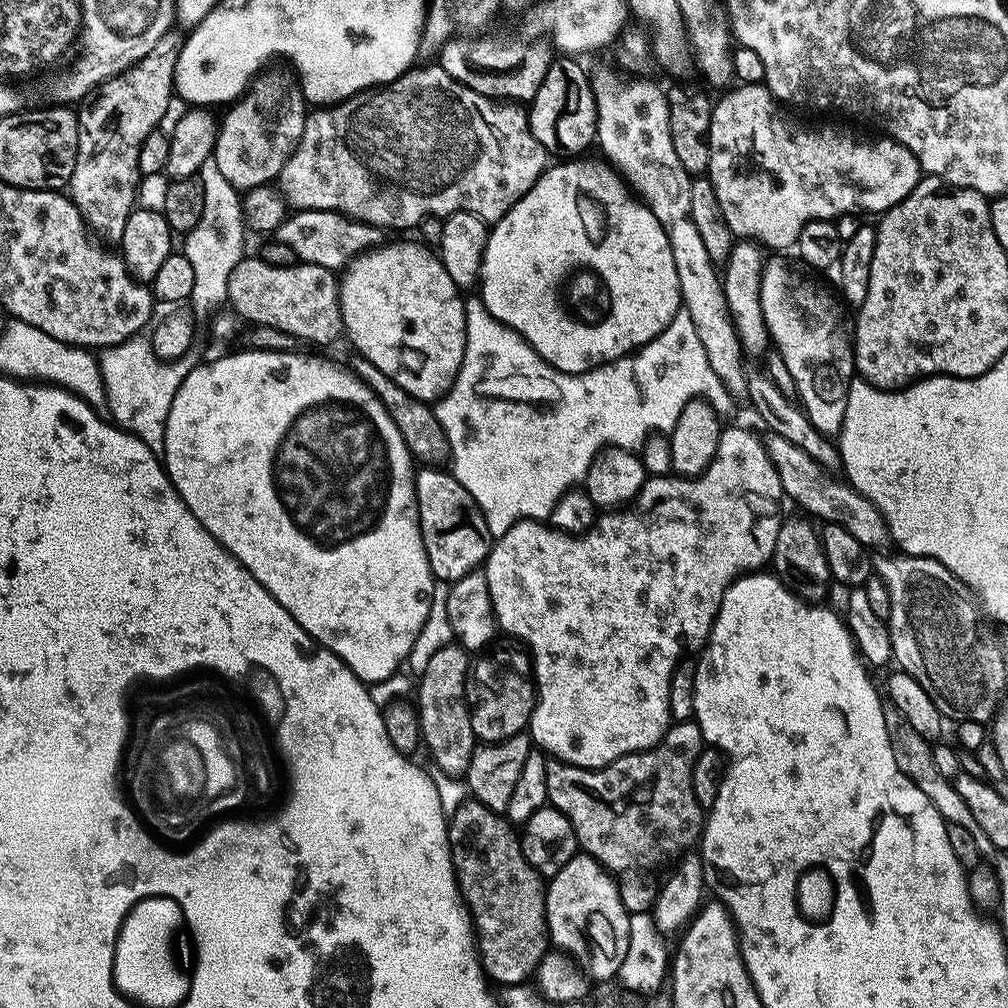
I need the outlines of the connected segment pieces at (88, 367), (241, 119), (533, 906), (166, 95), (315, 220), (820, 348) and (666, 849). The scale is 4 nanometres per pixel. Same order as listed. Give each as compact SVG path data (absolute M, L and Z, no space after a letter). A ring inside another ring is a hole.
M13 319L12 323L12 372L11 375L21 382L47 382L52 386L59 386L69 392L76 393L81 400L85 400L91 408L95 408L99 416L109 415L104 379L100 373L100 361L89 349L77 348L63 344L58 338L50 338L38 326L30 326L26 322Z
M259 73L244 95L225 111L227 114L219 123L219 132L212 155L222 176L238 190L247 190L265 184L264 164L260 164L260 136L264 136L264 124L260 124L260 116L268 116L268 112L260 112L260 108L268 108L268 104L260 100L260 88L264 88L264 77Z
M465 798L448 816L448 845L452 851L452 864L456 868L456 880L464 903L472 915L474 931L478 937L480 962L489 981L520 986L537 971L550 948L548 919L546 918L545 877L526 862L517 829L501 813L482 806L482 802Z
M169 30L156 43L156 48L150 50L150 54L143 56L137 64L130 65L124 72L104 81L96 89L91 99L83 105L85 108L79 109L78 154L74 162L74 174L70 178L66 192L76 209L80 211L80 217L84 219L85 225L95 235L97 232L104 240L118 242L122 238L122 230L126 230L126 222L130 218L130 214L137 207L136 187L142 183L138 154L142 142L146 142L148 135L161 127L160 119L167 114L168 103L174 100L172 79L178 62L178 54L184 41L183 35L179 36L176 30Z
M298 210L285 217L276 228L274 238L291 247L301 263L320 265L330 270L343 269L349 260L379 245L384 236L381 229L351 220L338 212Z
M769 259L764 265L760 297L771 343L782 362L786 362L790 378L794 378L804 413L811 424L827 436L840 431L846 396L856 372L854 340L849 325L848 328L844 325L845 309L833 296L818 281L803 276L788 260Z
M676 722L664 733L659 744L647 748L645 752L626 754L604 768L575 768L573 764L555 758L548 761L548 804L570 818L577 845L612 873L629 914L649 911L656 902L662 883L662 876L656 872L663 868L671 869L685 853L697 847L704 830L706 812L701 808L698 798L694 798L692 775L694 762L698 762L705 747L699 724Z

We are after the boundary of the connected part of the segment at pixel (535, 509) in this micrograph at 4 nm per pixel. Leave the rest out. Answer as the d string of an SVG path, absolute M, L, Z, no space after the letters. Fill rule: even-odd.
M479 298L465 299L464 313L466 314L466 354L462 358L462 366L458 370L458 378L452 384L452 389L443 393L440 399L435 401L434 411L448 439L450 471L458 483L466 486L470 498L474 498L474 502L478 502L478 506L482 510L482 518L486 518L486 526L494 538L506 534L506 530L510 530L510 526L514 526L519 520L547 521L552 515L558 498L562 498L564 492L579 485L585 479L592 459L600 449L607 446L620 447L625 450L639 449L645 440L653 434L671 432L675 423L678 422L682 408L691 400L703 397L712 402L716 400L715 396L723 397L725 395L724 383L720 381L718 374L714 374L714 370L710 370L706 350L702 350L702 338L698 338L698 330L694 330L694 322L690 318L690 314L683 310L677 312L676 317L666 326L666 330L662 330L662 334L658 334L650 343L643 344L642 347L627 356L609 360L598 365L597 368L591 368L589 372L579 372L578 374L570 374L550 366L550 362L543 360L509 324L504 324L498 318L494 318L494 314L490 314L490 310L485 306L483 300Z

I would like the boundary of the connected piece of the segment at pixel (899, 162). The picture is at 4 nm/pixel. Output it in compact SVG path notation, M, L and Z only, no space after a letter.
M763 83L758 84L740 84L736 86L733 92L728 92L719 101L718 99L712 105L712 121L710 122L710 130L708 131L708 149L712 151L710 154L710 162L708 163L708 170L706 176L711 180L714 190L717 192L718 203L722 208L722 214L725 216L725 220L728 223L729 230L735 233L737 237L751 240L765 249L768 248L788 248L797 243L800 239L800 231L803 230L811 222L811 220L830 220L835 221L837 216L847 216L849 214L865 214L864 212L876 212L875 214L883 214L888 211L889 208L895 206L898 202L902 202L902 198L906 198L906 194L910 194L910 190L914 190L914 186L922 178L920 171L920 163L914 158L914 154L910 154L910 150L906 150L906 146L902 146L896 140L891 138L883 138L884 140L871 140L868 136L859 136L856 132L850 132L848 130L842 130L838 124L816 124L811 128L810 125L801 123L799 119L790 124L790 150L796 152L790 156L790 158L784 158L784 162L776 162L776 170L772 172L774 176L762 176L762 184L758 184L756 178L746 178L746 188L744 188L744 178L738 178L738 168L730 168L734 158L738 158L738 154L744 150L744 146L736 146L738 142L744 142L744 138L748 136L748 130L752 132L752 110L770 110L770 98L773 96L772 91Z

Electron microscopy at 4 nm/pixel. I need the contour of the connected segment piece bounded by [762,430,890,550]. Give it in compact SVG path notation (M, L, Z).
M771 430L765 433L762 436L764 449L776 468L776 473L780 475L780 485L787 499L790 498L798 507L805 508L809 512L805 513L817 521L820 519L824 524L840 524L850 530L850 534L854 534L854 538L858 538L858 542L869 550L875 550L879 544L889 543L888 527L882 514L862 493L847 483L839 484L836 478L825 472L806 451L794 446L793 442L788 442L781 434Z

